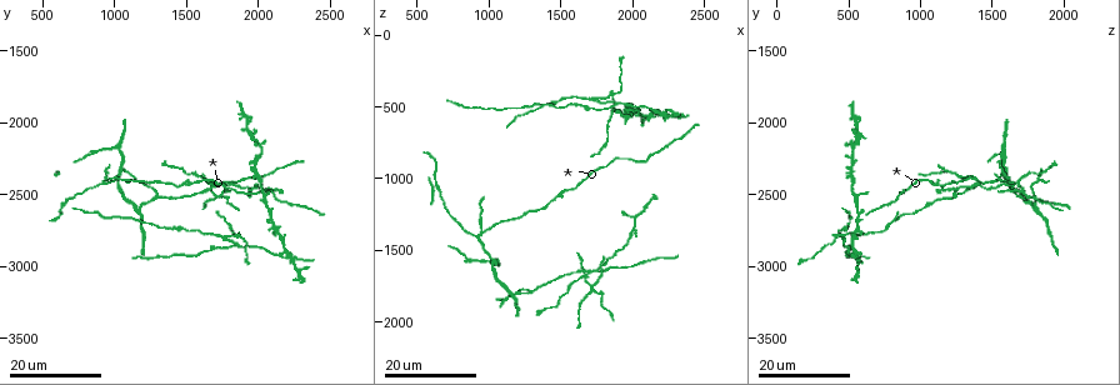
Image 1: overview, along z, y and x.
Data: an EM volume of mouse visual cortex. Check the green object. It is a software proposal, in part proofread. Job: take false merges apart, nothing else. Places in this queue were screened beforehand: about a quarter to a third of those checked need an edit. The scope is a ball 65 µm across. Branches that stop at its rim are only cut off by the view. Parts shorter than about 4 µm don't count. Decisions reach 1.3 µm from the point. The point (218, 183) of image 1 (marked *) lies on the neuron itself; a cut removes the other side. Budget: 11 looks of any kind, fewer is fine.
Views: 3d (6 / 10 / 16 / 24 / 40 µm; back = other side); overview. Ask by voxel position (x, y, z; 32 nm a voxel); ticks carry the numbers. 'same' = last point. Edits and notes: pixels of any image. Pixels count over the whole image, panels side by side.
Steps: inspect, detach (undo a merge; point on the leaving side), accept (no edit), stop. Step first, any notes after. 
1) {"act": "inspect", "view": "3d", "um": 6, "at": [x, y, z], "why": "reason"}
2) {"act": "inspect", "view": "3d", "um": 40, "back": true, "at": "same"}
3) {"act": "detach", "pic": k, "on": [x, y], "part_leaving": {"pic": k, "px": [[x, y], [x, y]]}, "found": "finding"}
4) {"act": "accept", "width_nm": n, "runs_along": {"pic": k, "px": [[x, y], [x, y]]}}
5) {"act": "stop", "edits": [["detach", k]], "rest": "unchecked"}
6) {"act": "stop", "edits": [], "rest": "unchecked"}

{"act": "inspect", "view": "3d", "um": 16, "at": [1900, 2860, 500], "why": "thin arm on a thick one"}

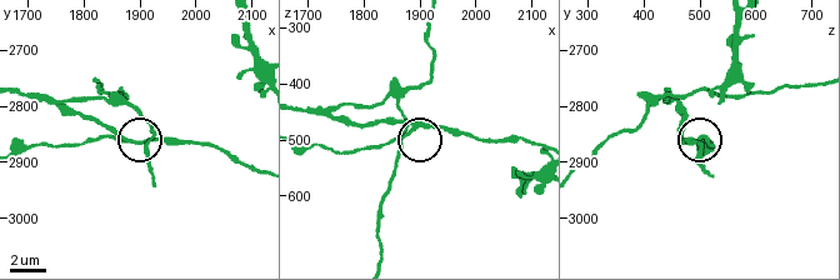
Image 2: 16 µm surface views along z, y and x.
{"act": "inspect", "view": "3d", "um": 6, "at": [1890, 2865, 480]}

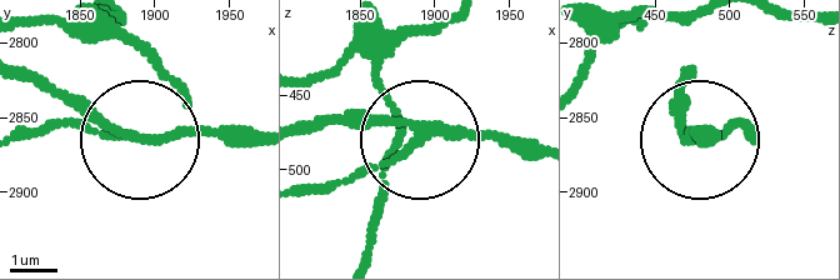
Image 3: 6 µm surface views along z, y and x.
{"act": "detach", "pic": 3, "on": [76, 126], "arms": 3, "part_leaving": {"pic": 3, "px": [[130, 141], [26, 129]]}, "found": "two neurons meet here"}

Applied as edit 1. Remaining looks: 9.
{"act": "inspect", "view": "overview", "why": "see it whole again"}

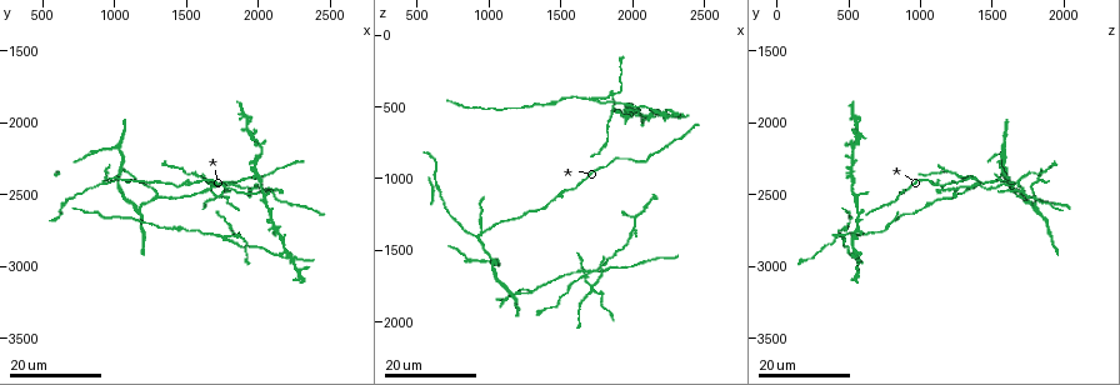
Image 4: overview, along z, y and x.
{"act": "inspect", "view": "3d", "um": 16, "at": [1780, 2780, 460], "why": "branch point"}

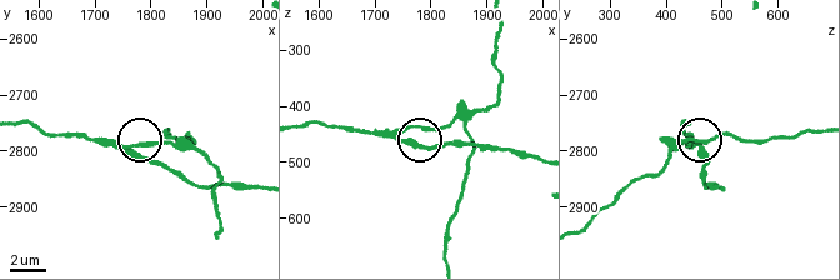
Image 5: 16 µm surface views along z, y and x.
{"act": "inspect", "view": "3d", "um": 6, "at": [1760, 2795, 465]}

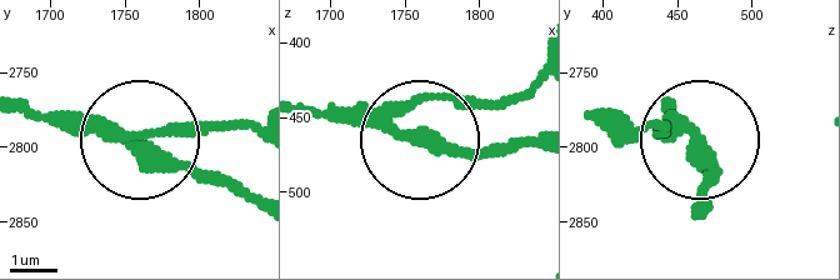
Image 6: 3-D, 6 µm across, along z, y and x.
{"act": "detach", "pic": 6, "on": [169, 129], "arms": 3, "part_leaving": {"pic": 6, "px": [[105, 138], [256, 126]]}, "found": "two neurons meet here"}

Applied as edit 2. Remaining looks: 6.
{"act": "inspect", "view": "overview", "why": "see it whole again"}

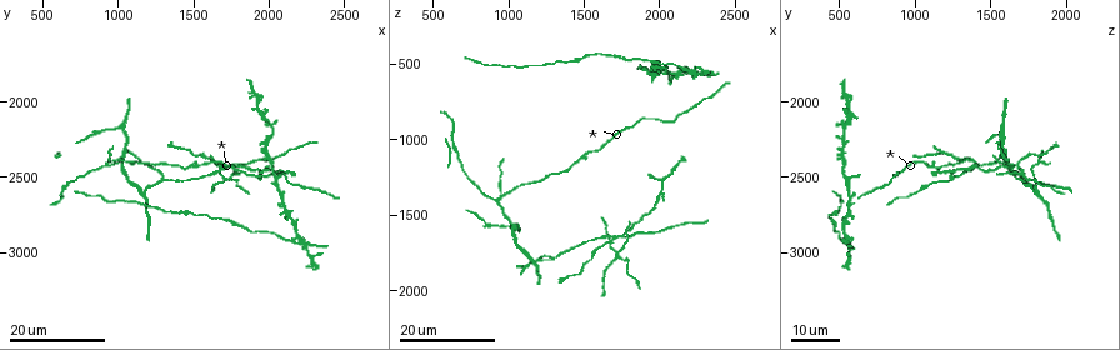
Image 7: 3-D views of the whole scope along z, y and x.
{"act": "inspect", "view": "3d", "um": 16, "at": [1040, 2360, 1560]}

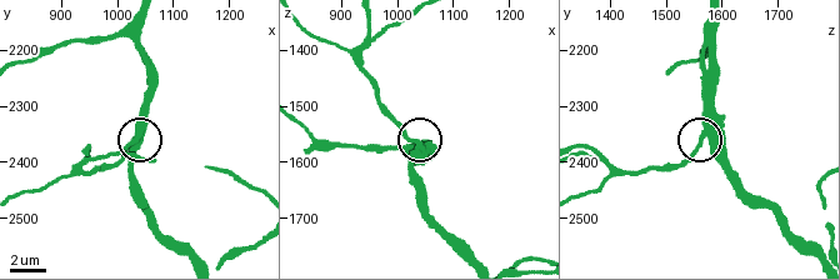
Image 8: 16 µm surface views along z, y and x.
{"act": "inspect", "view": "3d", "um": 10, "at": [1020, 2365, 1560]}

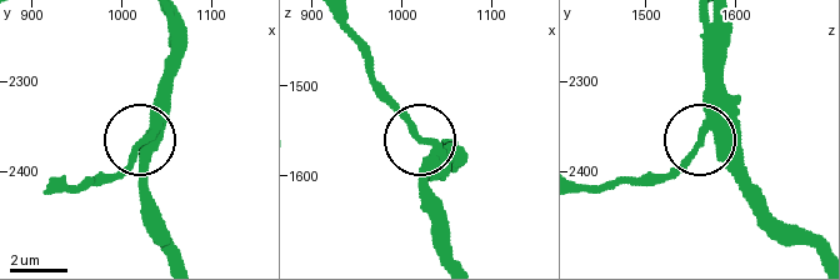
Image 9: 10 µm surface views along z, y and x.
{"act": "accept", "found": "continuous, no second neuron"}

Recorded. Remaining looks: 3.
{"act": "inspect", "view": "3d", "um": 16, "at": [1300, 2520, 1780], "why": "three arms meet"}

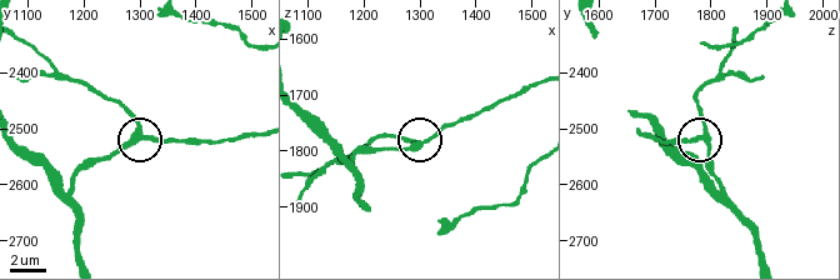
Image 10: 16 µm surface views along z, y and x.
{"act": "inspect", "view": "3d", "um": 6, "at": [1305, 2515, 1795]}

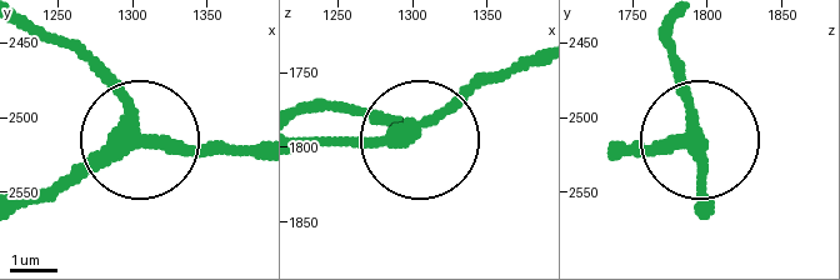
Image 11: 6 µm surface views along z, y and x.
{"act": "accept", "runs_along": {"pic": 11, "px": [[28, 205], [88, 178], [131, 138], [111, 90], [55, 34]]}, "found": "all the same neuron"}

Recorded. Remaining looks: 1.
{"act": "stop", "edits": [["detach", 3], ["detach", 6]], "rest": "unchecked"}

